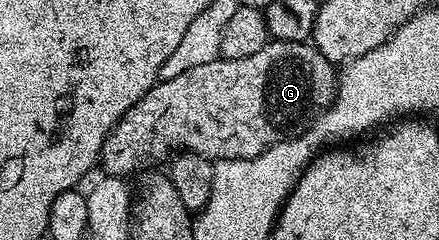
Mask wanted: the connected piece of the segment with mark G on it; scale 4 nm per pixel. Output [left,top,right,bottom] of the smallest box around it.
[98,39,335,178]

